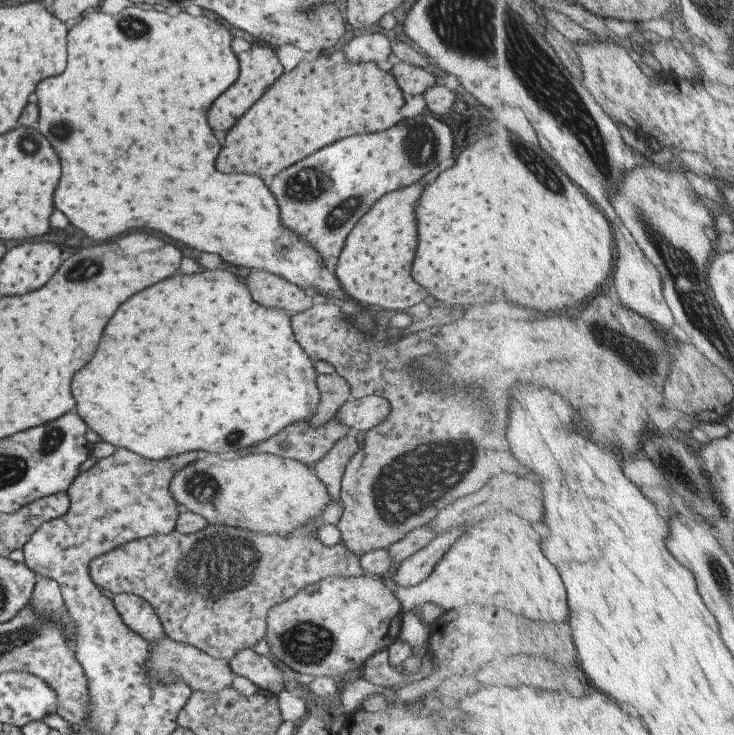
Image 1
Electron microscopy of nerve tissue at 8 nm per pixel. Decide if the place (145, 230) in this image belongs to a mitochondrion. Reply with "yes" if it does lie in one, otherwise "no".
no

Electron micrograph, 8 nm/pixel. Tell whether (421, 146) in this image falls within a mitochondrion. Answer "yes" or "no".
yes

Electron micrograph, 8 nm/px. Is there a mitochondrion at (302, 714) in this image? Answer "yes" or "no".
no

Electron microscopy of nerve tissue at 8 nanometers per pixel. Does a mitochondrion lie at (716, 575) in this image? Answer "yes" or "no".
yes

